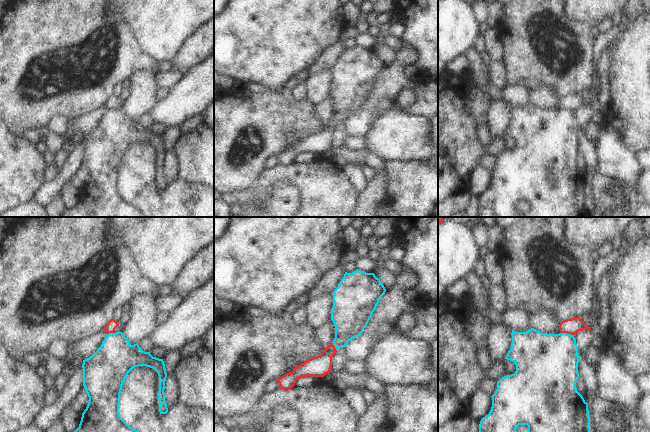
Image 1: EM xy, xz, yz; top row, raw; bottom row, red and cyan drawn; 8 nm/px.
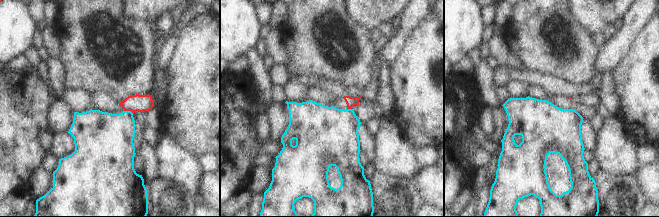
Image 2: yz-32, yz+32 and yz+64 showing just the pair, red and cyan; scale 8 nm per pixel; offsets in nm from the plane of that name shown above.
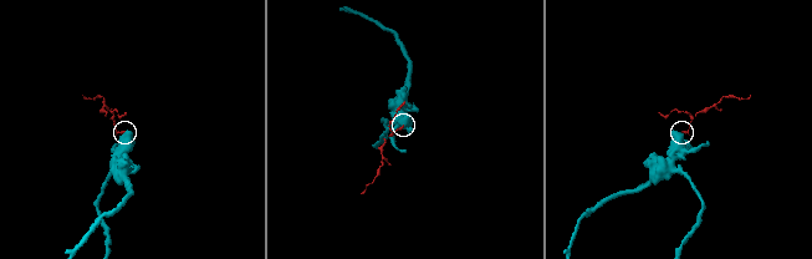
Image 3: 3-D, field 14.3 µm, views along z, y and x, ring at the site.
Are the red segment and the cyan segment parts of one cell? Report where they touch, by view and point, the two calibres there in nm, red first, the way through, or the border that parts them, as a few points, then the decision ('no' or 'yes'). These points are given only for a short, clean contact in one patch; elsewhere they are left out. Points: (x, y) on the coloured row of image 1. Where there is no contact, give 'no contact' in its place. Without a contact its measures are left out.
yz (567, 333) | 130/420 nm | along yz (561, 332), (573, 335) | no

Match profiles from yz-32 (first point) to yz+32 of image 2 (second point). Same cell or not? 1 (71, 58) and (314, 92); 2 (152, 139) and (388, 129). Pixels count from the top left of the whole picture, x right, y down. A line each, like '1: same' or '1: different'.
1: different
2: different

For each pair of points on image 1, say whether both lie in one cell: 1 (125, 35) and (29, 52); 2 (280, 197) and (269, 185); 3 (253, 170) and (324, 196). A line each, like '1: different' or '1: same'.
1: same
2: different
3: different

